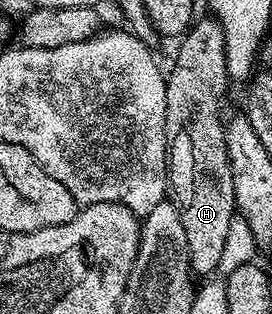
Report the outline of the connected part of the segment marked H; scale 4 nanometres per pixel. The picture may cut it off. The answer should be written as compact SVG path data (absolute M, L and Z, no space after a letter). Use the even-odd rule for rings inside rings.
M216 18L208 19L198 19L180 37L178 44L181 45L173 60L173 73L168 73L165 82L169 192L183 218L189 267L196 275L198 272L201 278L212 277L217 272L223 245L227 243L227 230L231 230L237 207L231 162L227 154L225 124L221 120L221 103L225 100L231 77L227 70L223 30Z

